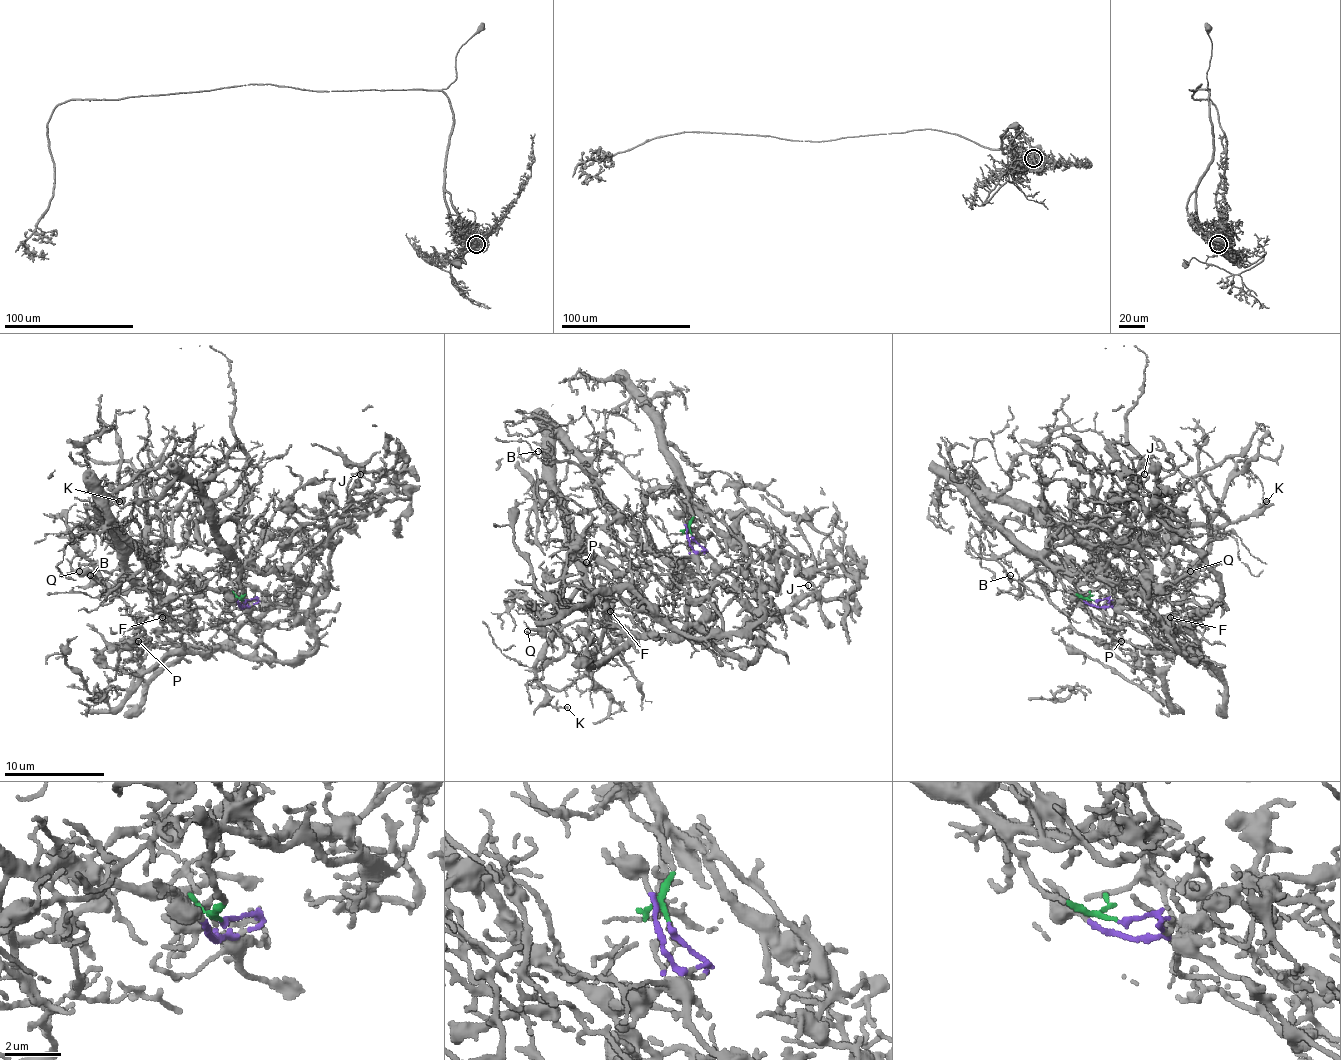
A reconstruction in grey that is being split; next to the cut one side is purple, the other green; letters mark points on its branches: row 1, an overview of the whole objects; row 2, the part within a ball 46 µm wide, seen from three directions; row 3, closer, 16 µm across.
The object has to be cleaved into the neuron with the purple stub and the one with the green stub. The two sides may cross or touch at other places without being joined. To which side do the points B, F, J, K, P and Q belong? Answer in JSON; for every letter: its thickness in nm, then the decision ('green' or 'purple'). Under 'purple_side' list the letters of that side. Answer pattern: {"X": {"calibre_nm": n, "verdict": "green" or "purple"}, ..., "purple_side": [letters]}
{"B": {"calibre_nm": 90, "verdict": "green"}, "F": {"calibre_nm": 100, "verdict": "purple"}, "J": {"calibre_nm": 150, "verdict": "purple"}, "K": {"calibre_nm": 110, "verdict": "green"}, "P": {"calibre_nm": 190, "verdict": "purple"}, "Q": {"calibre_nm": 120, "verdict": "green"}, "purple_side": ["F", "J", "P"]}

